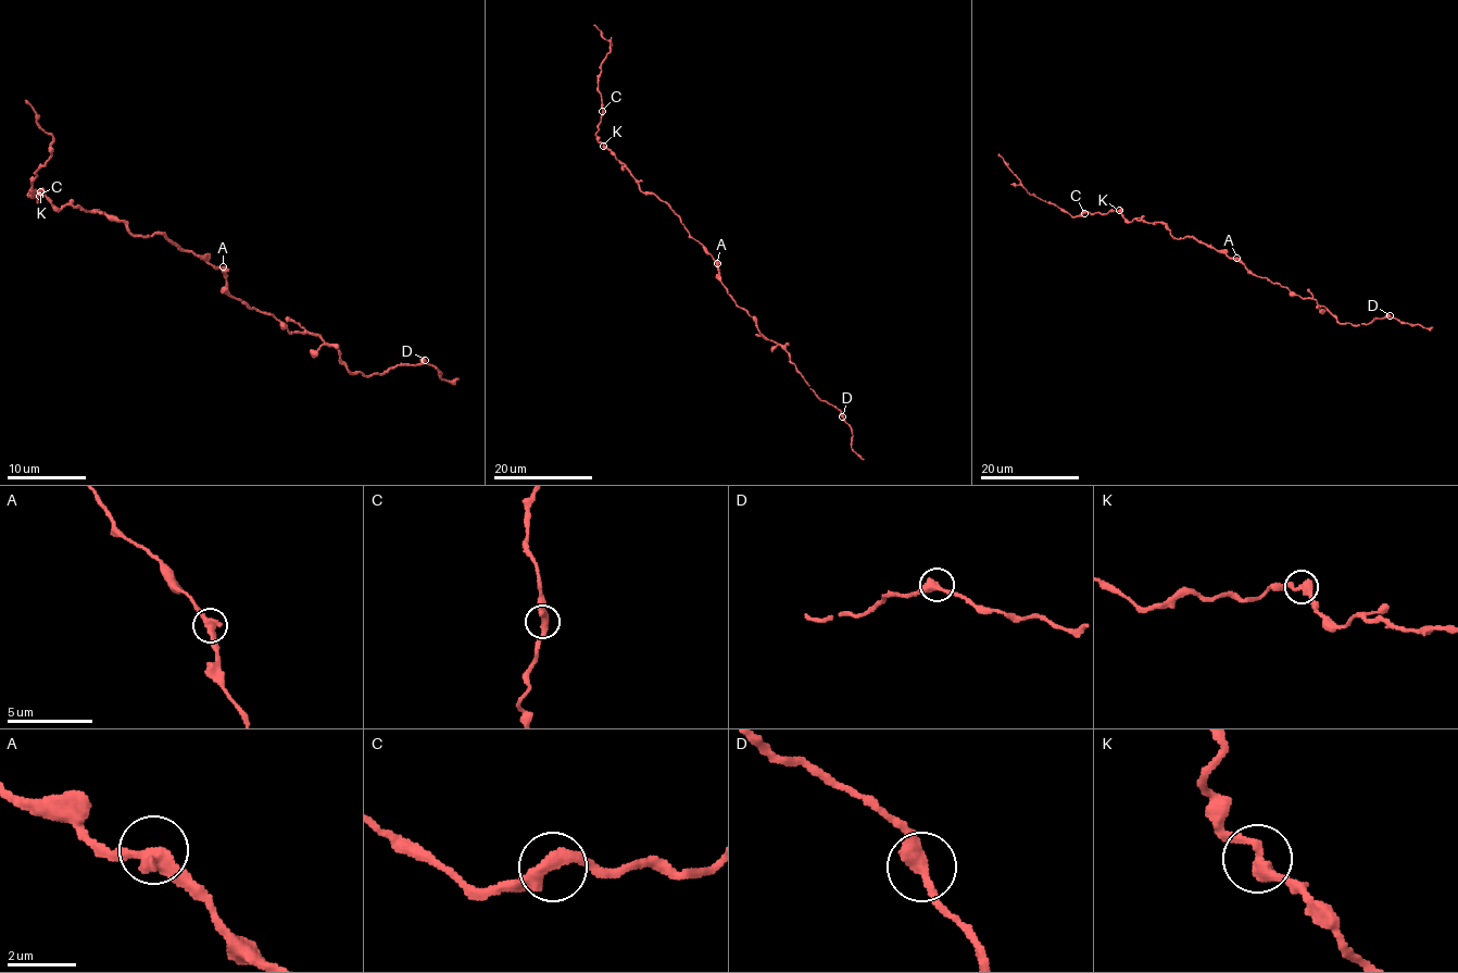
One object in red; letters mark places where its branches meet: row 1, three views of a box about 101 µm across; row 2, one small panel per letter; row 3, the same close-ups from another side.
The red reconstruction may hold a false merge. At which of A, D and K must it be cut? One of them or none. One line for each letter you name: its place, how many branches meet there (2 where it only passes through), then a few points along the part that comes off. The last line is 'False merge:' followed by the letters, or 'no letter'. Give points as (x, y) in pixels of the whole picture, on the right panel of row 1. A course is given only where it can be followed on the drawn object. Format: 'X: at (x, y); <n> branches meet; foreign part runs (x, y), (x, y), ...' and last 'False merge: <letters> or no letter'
False merge: no letter

